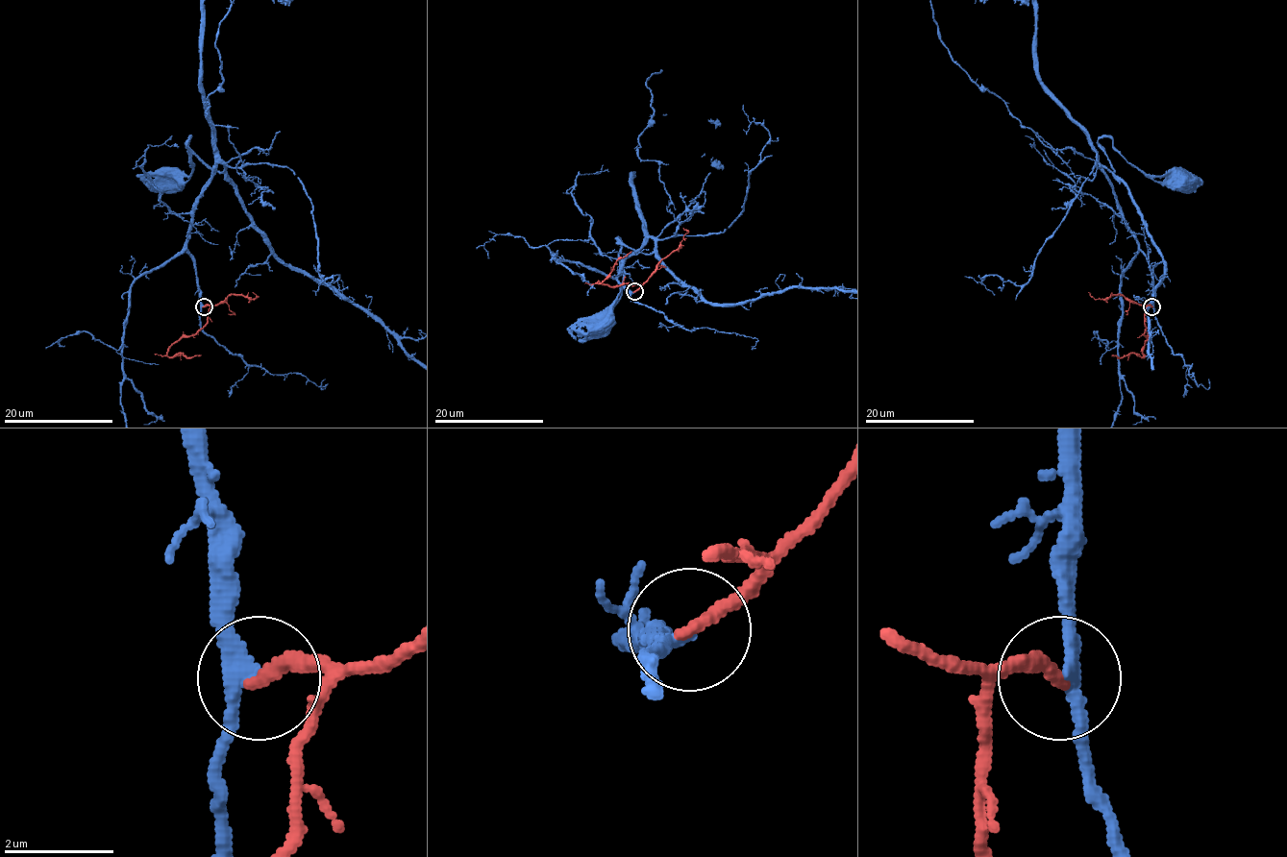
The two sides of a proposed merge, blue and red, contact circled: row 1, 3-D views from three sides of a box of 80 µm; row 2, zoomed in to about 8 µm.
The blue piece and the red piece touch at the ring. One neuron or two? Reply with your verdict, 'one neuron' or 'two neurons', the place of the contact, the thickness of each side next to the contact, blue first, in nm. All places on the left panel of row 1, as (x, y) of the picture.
one neuron; at (204, 306); 280 nm thick on the blue side, 280 nm on the other

